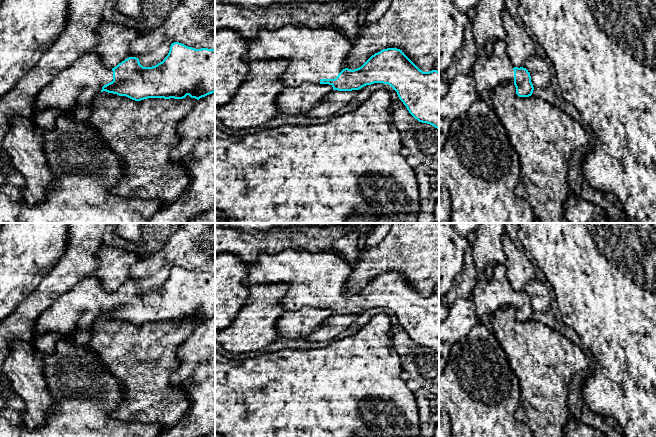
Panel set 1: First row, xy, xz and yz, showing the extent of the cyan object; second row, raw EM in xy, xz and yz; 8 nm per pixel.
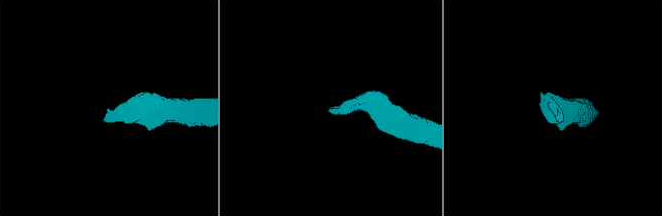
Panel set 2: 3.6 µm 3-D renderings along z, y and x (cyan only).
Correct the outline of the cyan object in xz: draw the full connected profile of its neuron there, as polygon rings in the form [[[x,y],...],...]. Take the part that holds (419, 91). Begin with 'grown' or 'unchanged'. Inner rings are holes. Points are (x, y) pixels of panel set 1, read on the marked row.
grown; [[[286,25],[275,31],[262,29],[256,38],[244,39],[247,46],[244,58],[248,63],[274,59],[288,63],[279,77],[285,87],[298,87],[309,82],[329,84],[333,90],[352,91],[374,83],[388,84],[415,119],[439,130],[439,71],[423,72],[400,49],[383,49],[372,55],[361,67],[351,70],[345,67],[345,59],[353,46],[353,40],[332,28]]]

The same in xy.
grown; [[[174,42],[171,44],[165,59],[155,66],[143,67],[138,58],[129,57],[112,69],[106,68],[96,54],[83,55],[54,77],[37,94],[33,116],[47,108],[73,112],[79,106],[90,107],[93,100],[103,91],[126,96],[135,101],[148,98],[183,99],[187,95],[199,100],[215,92],[215,50],[208,48],[195,49],[182,43]]]

